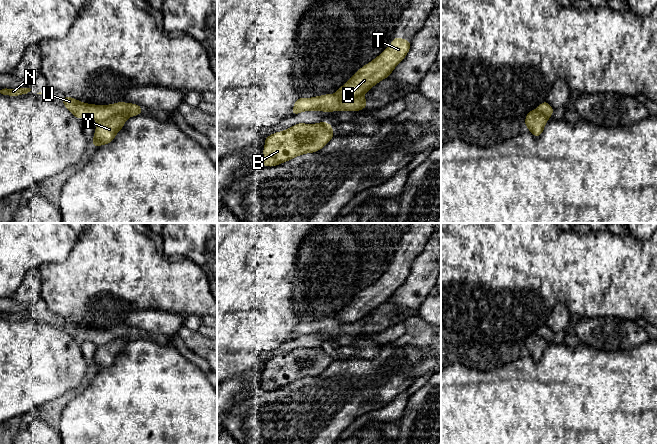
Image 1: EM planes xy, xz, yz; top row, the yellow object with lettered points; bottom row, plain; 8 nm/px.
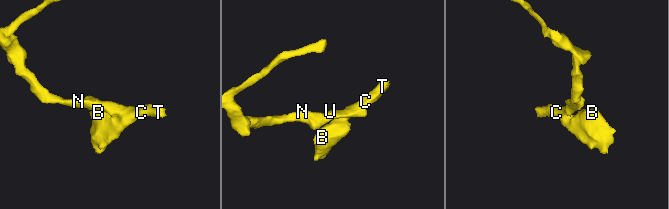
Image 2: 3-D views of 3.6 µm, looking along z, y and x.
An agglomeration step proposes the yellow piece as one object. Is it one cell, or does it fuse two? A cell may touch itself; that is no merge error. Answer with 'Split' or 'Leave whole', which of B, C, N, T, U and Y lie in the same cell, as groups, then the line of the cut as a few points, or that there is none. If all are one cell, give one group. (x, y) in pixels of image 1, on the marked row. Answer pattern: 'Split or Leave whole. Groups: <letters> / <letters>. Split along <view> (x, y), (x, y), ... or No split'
Split. Groups: B C T Y / N U. Split along xy (127, 116), (112, 115), (98, 122)

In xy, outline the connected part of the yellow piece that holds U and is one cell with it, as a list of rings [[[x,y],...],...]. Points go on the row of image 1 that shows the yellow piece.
[[[64,96],[61,104],[67,107],[79,120],[84,117],[91,117],[100,122],[115,115],[132,117],[143,114],[142,106],[125,102],[117,102],[110,105],[95,105],[82,103],[72,97]]]

